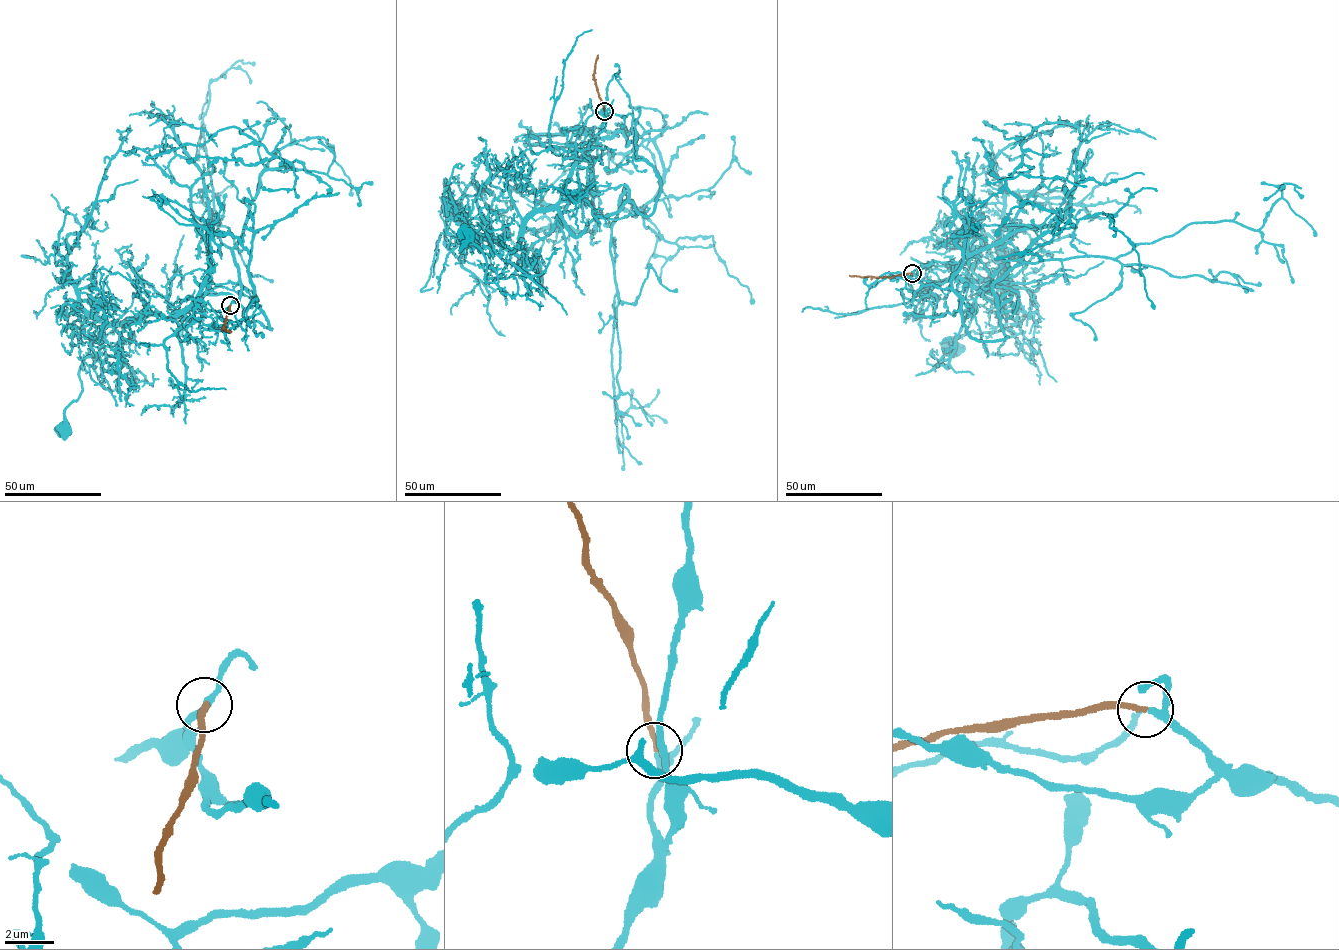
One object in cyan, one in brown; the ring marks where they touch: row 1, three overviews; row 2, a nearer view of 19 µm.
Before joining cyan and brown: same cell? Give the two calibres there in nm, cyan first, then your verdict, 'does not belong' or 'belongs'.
calibres 240 and 220 nm; belongs

